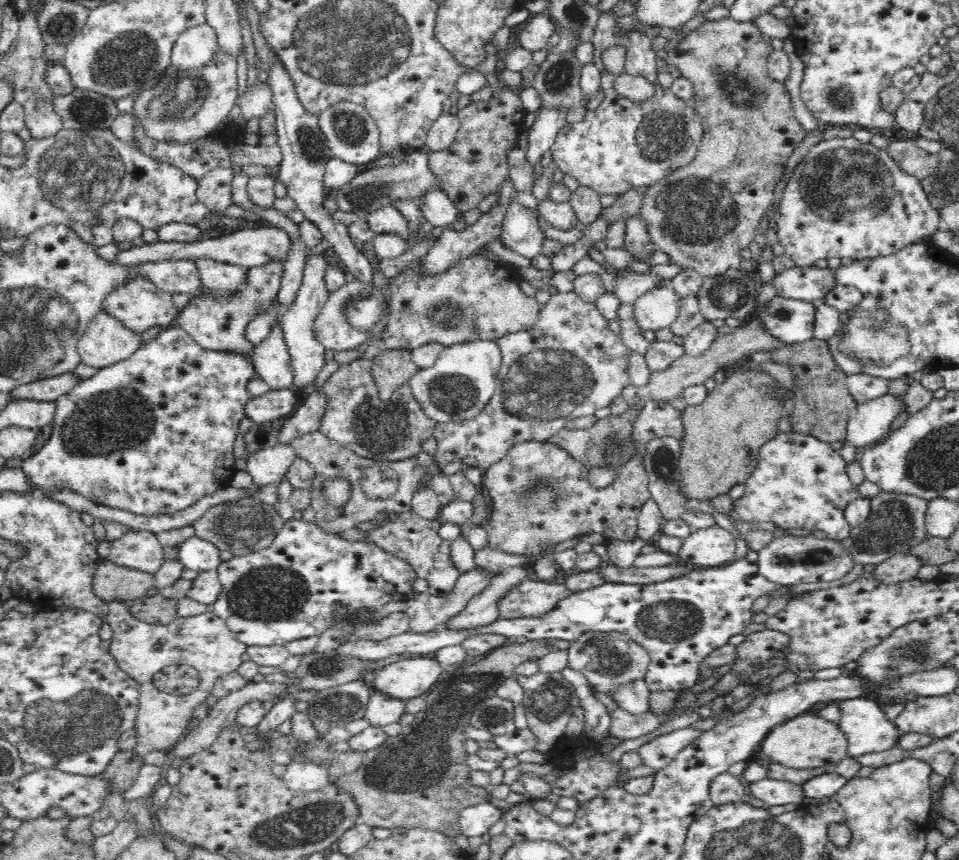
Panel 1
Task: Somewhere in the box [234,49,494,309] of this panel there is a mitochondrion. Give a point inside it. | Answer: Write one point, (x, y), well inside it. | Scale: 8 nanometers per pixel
(349, 126)

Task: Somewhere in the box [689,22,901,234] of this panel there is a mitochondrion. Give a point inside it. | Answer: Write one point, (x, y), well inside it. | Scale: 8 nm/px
(740, 89)

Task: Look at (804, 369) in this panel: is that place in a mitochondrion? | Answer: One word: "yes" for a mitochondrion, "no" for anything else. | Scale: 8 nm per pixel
no

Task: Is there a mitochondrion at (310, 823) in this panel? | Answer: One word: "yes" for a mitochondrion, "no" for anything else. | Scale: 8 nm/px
yes

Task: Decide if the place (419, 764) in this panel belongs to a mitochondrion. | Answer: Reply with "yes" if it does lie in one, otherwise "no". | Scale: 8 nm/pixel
yes

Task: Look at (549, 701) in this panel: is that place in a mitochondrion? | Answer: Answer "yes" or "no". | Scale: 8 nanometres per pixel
yes

